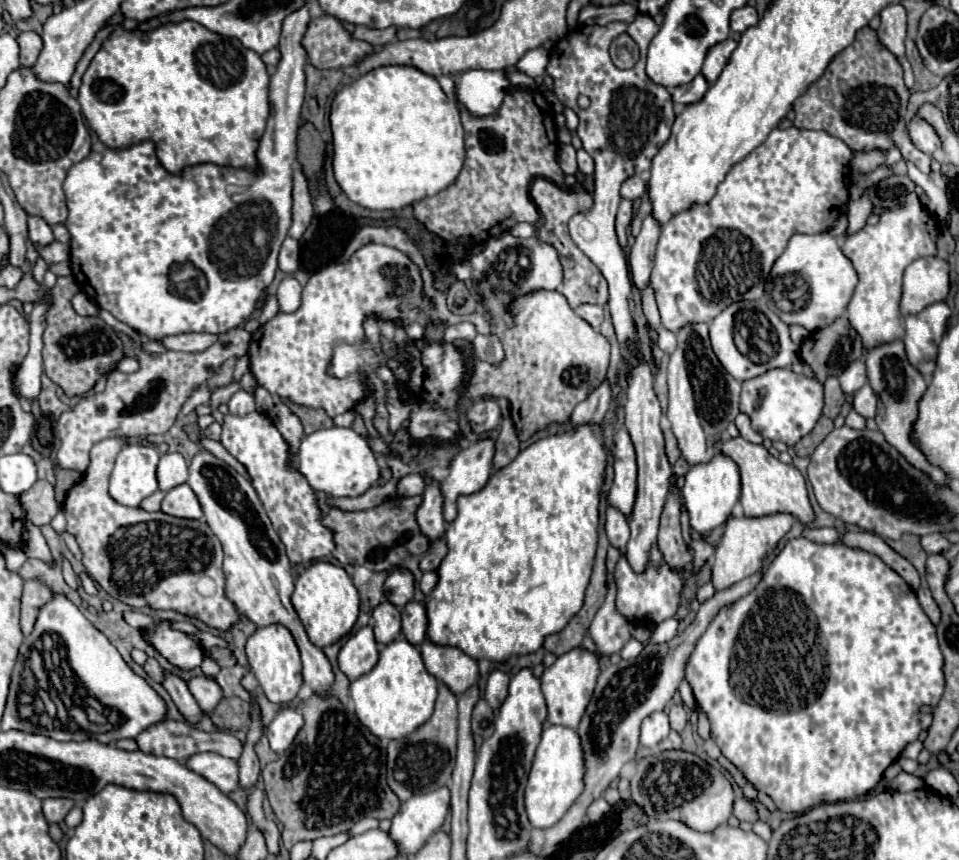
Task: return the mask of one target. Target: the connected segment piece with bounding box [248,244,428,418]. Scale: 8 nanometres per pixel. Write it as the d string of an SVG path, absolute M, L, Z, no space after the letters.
M366 244L354 252L348 262L332 264L316 272L306 282L296 312L278 312L252 334L248 348L250 372L258 386L266 388L270 394L282 396L298 406L324 408L326 414L334 418L352 410L366 398L366 388L362 388L358 376L350 376L350 380L326 376L326 360L330 360L334 340L358 340L358 336L364 336L362 320L368 314L384 320L416 322L416 316L426 306L418 266L396 248Z

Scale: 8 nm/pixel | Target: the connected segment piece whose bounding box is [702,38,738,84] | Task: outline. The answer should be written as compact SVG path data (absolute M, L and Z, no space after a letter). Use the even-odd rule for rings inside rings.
M726 38L726 40L714 44L714 46L708 50L706 60L704 60L704 66L702 66L702 74L706 76L706 80L708 80L710 84L714 84L714 82L718 80L718 76L722 74L724 64L726 64L726 60L728 60L728 56L736 50L736 46L738 46L738 44L736 44L732 38Z

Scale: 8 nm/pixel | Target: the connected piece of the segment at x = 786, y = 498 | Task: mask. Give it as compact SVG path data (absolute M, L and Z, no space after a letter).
M742 436L720 442L720 450L726 452L740 468L742 474L742 496L740 502L744 506L744 516L768 516L768 514L792 514L802 524L814 520L814 510L808 498L806 480L798 468L792 464L782 464L778 458L770 456L762 444L746 442Z

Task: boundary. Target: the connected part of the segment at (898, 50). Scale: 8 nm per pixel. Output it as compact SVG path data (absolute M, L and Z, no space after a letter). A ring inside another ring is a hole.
M900 2L886 6L880 12L882 24L878 28L878 38L884 48L888 48L904 68L904 82L908 89L914 86L914 74L906 56L904 56L904 38L906 38L906 10Z

